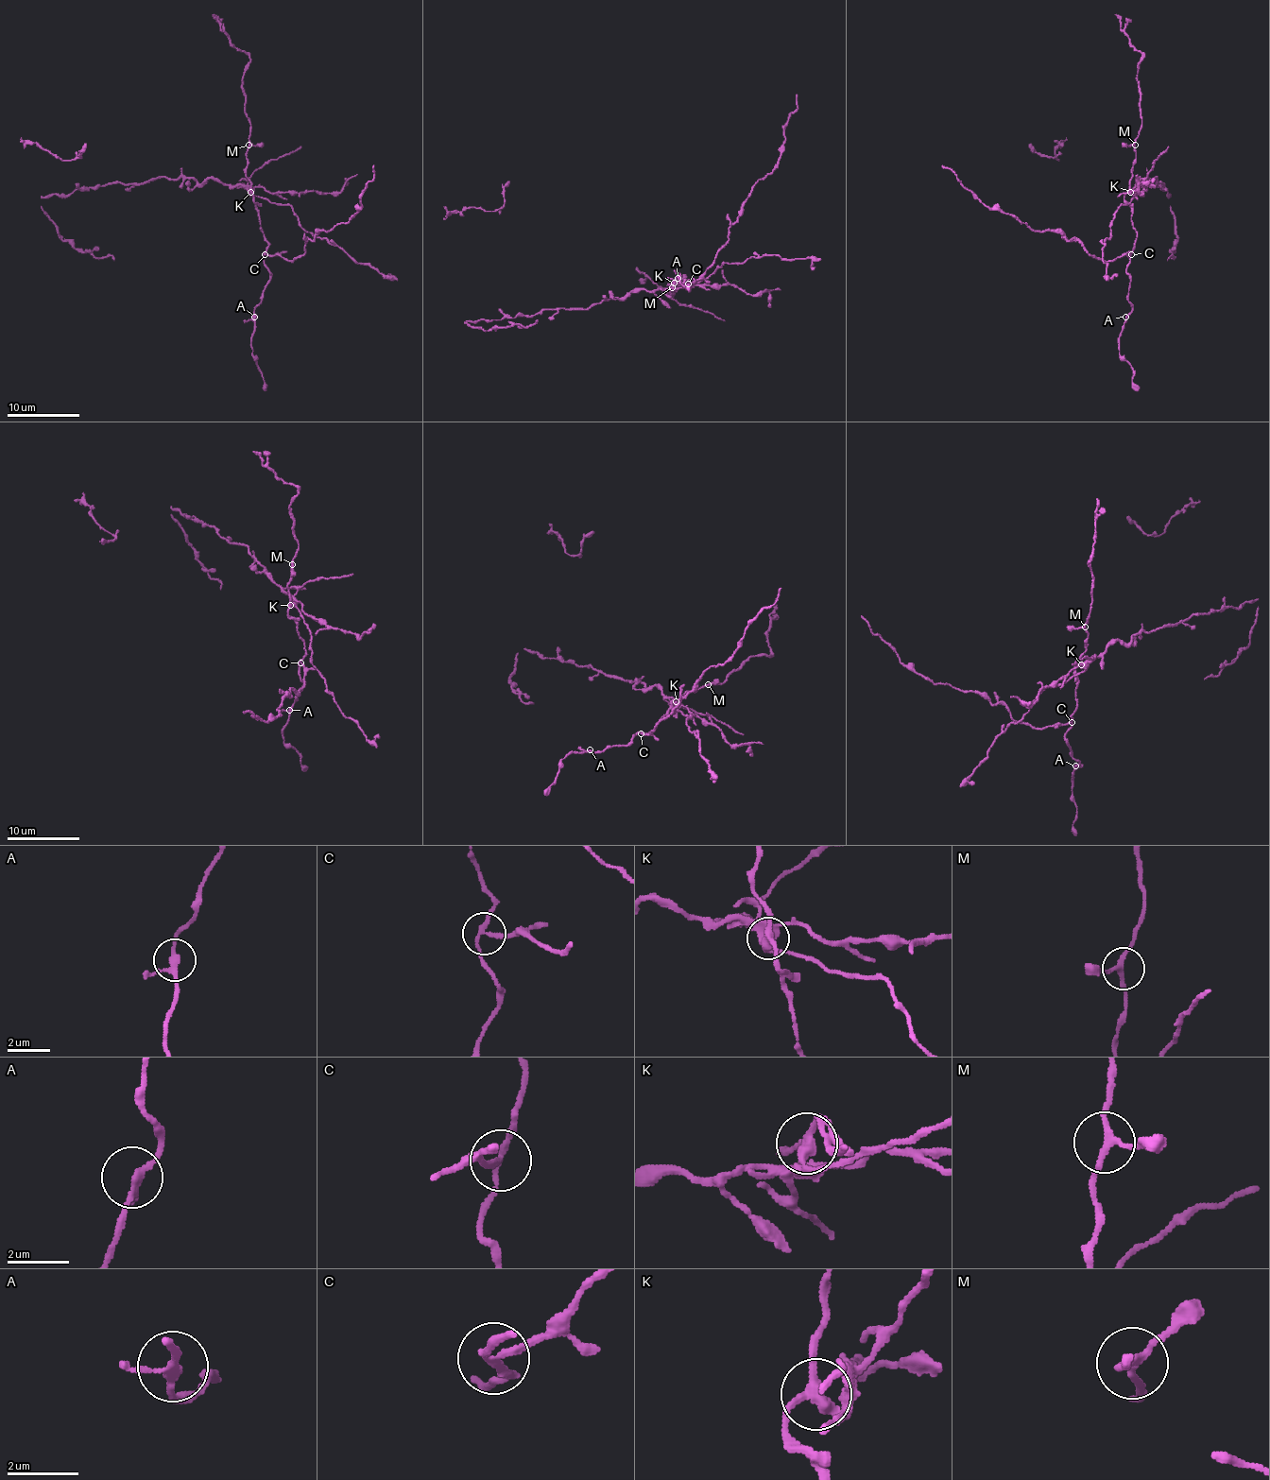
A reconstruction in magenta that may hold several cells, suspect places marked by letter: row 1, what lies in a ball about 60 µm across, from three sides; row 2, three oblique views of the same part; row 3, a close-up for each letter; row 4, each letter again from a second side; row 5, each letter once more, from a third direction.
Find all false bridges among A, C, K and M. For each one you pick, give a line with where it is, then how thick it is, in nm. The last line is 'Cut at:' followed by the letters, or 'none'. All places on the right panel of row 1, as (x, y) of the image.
C: Place: (1131, 254). Thickness 180 nm
K: Place: (1130, 192). Thickness 280 nm
Cut at: C, K

